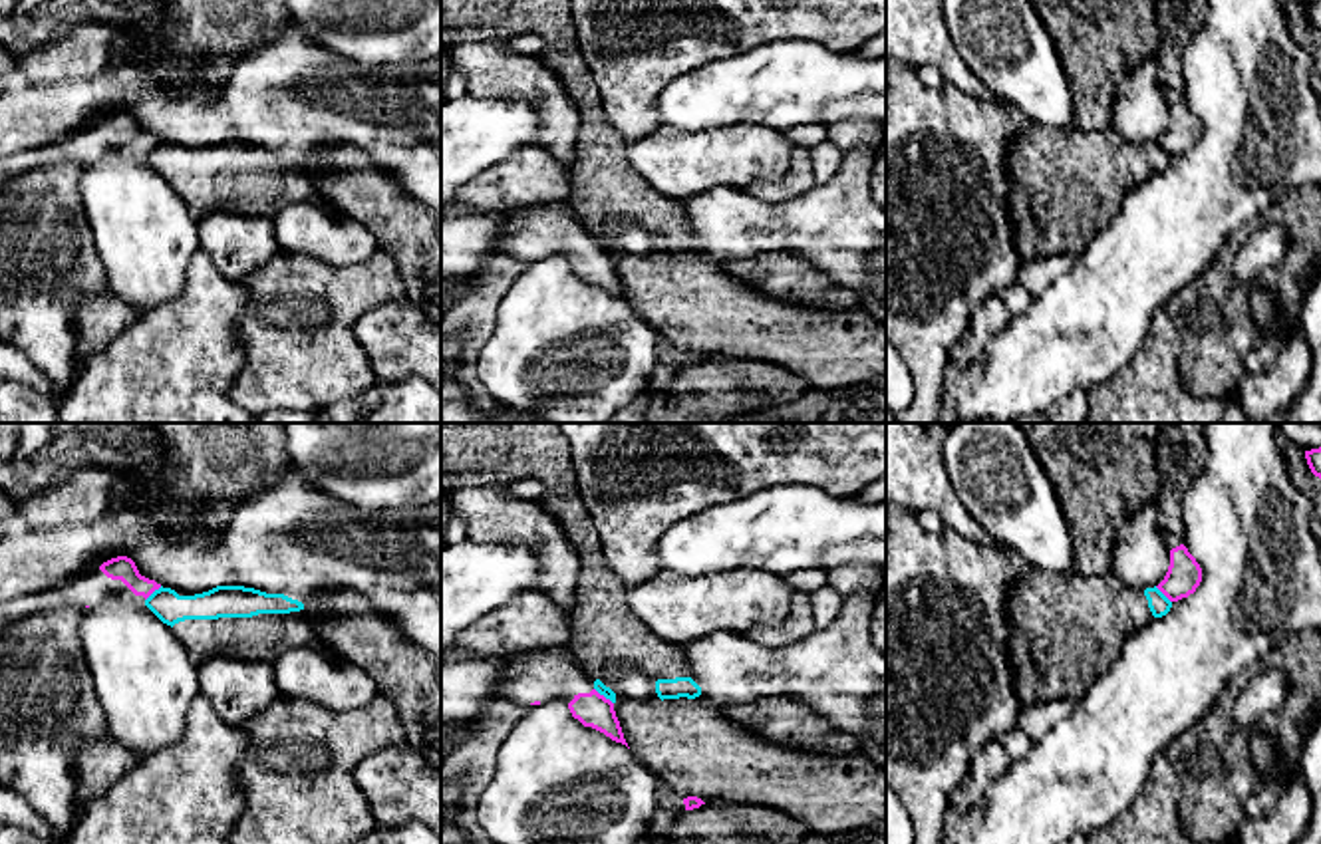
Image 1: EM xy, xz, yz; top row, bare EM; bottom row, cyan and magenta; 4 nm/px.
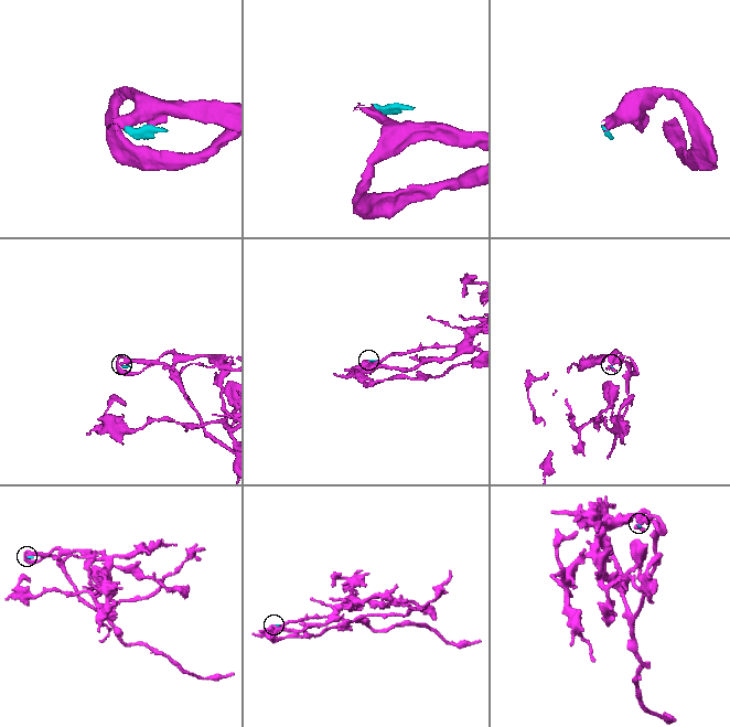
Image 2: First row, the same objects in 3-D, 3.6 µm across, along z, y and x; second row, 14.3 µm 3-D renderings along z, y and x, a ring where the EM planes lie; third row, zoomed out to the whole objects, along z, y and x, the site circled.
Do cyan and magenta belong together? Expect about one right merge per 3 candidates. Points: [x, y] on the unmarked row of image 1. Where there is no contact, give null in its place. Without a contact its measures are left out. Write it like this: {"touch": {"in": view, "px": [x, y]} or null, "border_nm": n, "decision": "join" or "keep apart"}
{"touch": {"in": "xz", "px": [604, 251]}, "border_nm": 100, "decision": "keep apart"}

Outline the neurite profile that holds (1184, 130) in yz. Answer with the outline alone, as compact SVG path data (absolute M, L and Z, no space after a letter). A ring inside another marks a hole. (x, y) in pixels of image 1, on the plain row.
M1184 99L1170 105L1170 121L1156 141L1170 157L1178 157L1196 147L1202 137L1202 123Z

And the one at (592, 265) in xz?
M538 205L505 212L503 218L505 236L495 246L495 254L518 260L562 256L584 282L628 302L614 258L594 244L594 236L570 214L566 205Z

